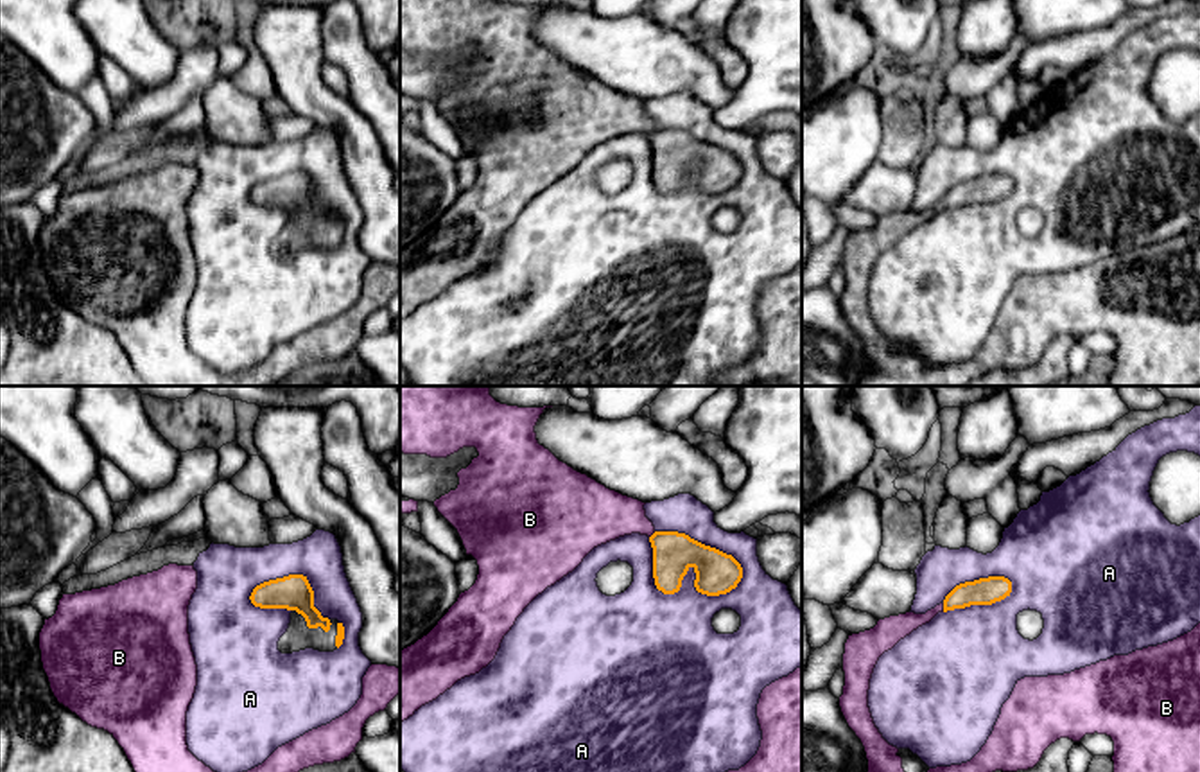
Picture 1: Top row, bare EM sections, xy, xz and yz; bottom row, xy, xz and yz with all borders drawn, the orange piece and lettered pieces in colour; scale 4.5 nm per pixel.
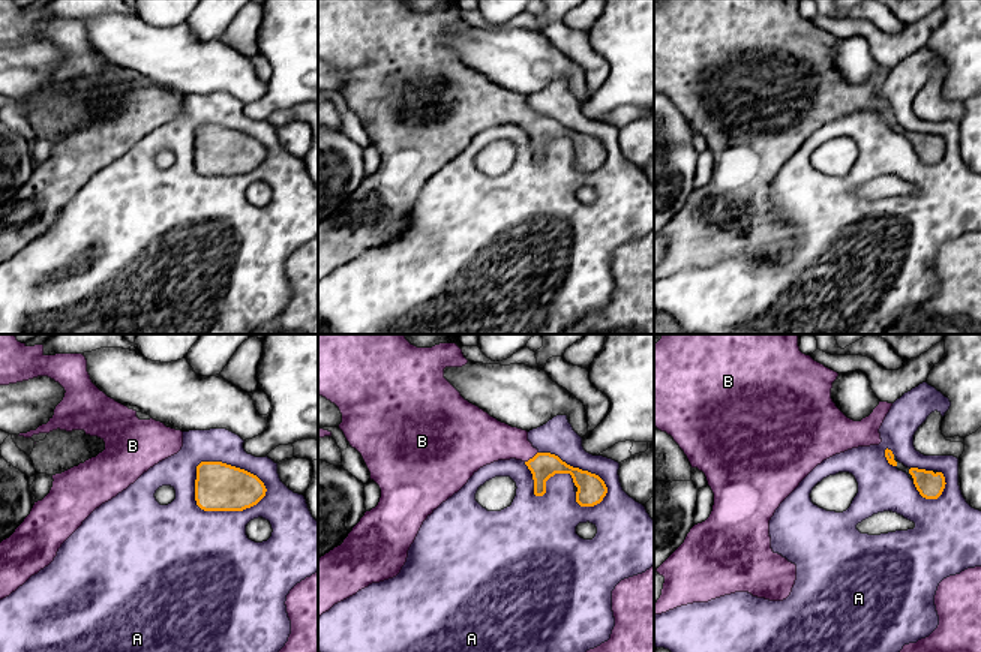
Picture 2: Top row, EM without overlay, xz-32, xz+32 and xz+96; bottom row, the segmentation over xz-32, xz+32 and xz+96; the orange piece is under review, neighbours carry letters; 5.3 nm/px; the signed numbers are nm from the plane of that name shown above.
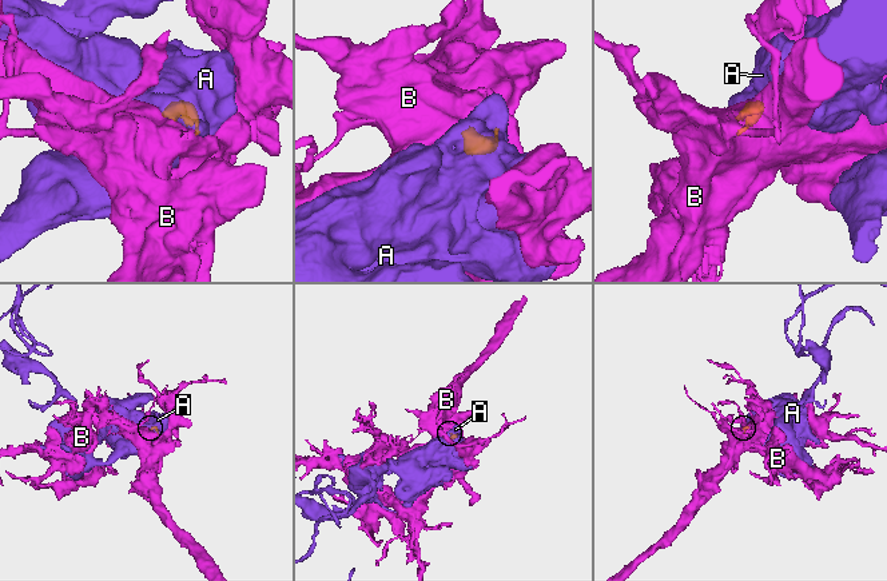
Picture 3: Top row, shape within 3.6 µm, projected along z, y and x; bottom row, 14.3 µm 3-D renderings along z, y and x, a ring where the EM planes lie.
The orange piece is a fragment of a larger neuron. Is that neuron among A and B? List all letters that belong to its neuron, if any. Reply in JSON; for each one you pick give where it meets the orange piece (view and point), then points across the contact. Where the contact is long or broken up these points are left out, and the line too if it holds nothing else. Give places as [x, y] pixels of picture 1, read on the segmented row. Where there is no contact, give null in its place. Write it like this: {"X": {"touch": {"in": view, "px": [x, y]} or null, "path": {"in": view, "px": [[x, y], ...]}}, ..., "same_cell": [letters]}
{"B": {"touch": {"in": "yz", "px": [944, 607]}, "path": {"in": "yz", "px": [[985, 591], [962, 595], [944, 607], [894, 629]]}}, "same_cell": ["B"]}

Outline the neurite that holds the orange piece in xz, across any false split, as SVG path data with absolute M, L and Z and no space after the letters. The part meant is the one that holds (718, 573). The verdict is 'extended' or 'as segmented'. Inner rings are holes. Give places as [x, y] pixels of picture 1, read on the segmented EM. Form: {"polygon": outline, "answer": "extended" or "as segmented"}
{"polygon": "M400 386L400 452L430 458L447 458L463 447L475 447L479 452L466 469L457 472L457 488L434 501L438 512L457 530L466 555L477 560L479 575L475 583L459 594L427 636L400 652L400 724L457 680L486 668L524 609L547 587L572 573L601 544L631 533L648 535L653 548L655 585L664 594L678 592L691 567L696 573L696 591L707 596L726 594L743 578L743 567L732 555L705 546L685 533L657 531L646 517L646 503L606 488L540 445L535 425L545 408L552 406L500 404L490 395L490 386Z", "answer": "extended"}

